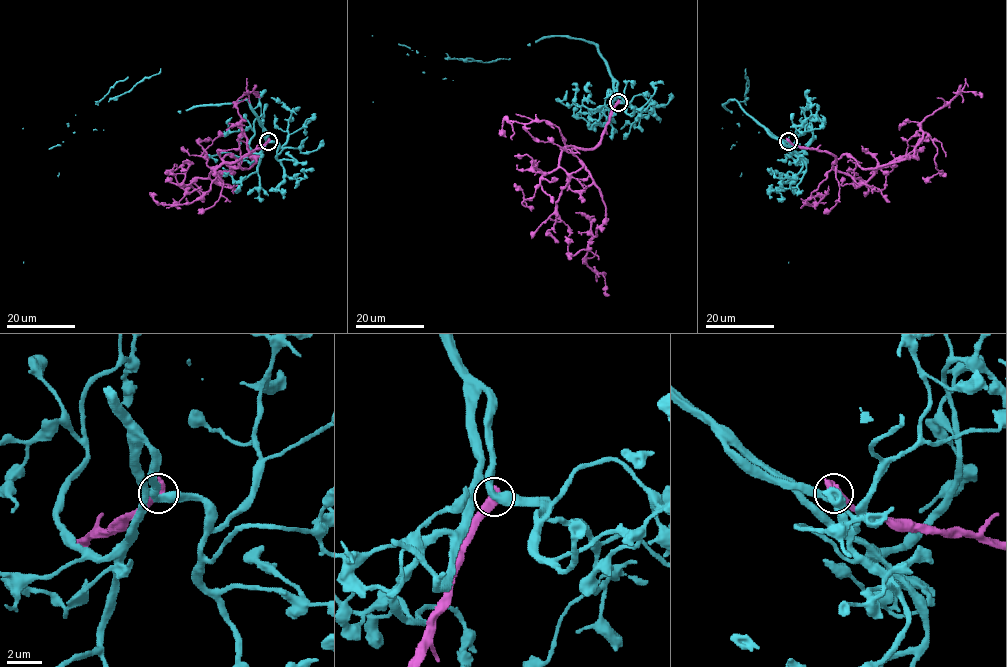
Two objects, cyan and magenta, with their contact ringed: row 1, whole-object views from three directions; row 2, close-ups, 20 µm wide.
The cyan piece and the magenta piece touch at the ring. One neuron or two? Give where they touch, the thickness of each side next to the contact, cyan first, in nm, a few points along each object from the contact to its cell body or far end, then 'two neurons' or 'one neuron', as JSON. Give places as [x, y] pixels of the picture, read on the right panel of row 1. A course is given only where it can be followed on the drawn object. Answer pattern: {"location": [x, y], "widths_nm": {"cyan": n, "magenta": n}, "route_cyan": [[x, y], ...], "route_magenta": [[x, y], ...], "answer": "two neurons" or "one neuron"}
{"location": [788, 141], "widths_nm": {"cyan": 440, "magenta": 600}, "route_cyan": [[788, 141], [769, 133], [735, 100], [723, 105], [730, 111], [747, 77], [731, 149], [788, 263]], "route_magenta": [[788, 141], [875, 169], [907, 159], [921, 123], [957, 94], [981, 97]], "answer": "two neurons"}

